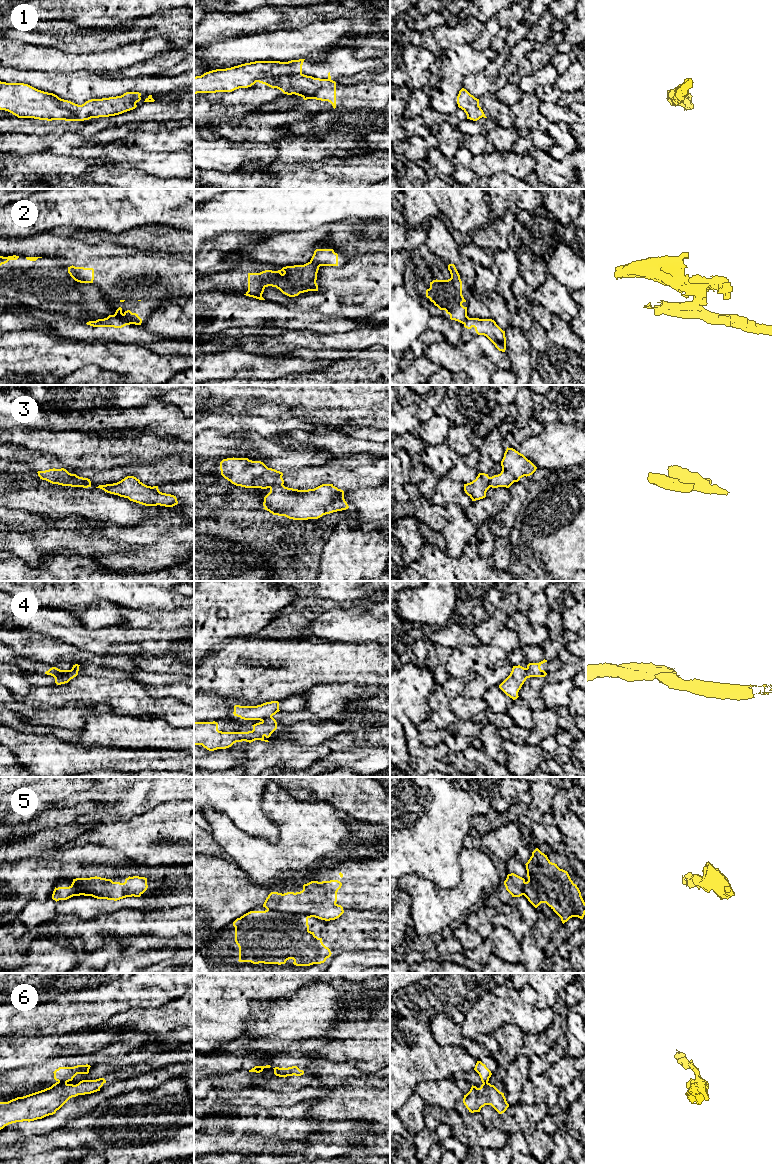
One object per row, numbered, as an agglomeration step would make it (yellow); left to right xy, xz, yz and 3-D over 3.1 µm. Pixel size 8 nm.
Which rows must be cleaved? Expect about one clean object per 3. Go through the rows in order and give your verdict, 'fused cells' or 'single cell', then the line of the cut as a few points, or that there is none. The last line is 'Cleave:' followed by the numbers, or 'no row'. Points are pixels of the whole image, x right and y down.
1: fused cells; cut xz (301, 73), (264, 77), (256, 81)
2: fused cells; cut xy (113, 315), (120, 318), (126, 324)
3: fused cells; cut xz (282, 484), (276, 484), (270, 488)
4: fused cells; cut xz (271, 716), (262, 721)
5: fused cells; cut xz (267, 908), (292, 913), (305, 913), (311, 916)
6: fused cells; cut xy (58, 1081), (66, 1083)
Cleave: 1, 2, 3, 4, 5, 6

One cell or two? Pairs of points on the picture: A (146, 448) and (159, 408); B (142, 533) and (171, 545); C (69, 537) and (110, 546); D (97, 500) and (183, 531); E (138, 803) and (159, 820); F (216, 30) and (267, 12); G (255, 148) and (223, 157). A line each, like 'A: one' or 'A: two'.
A: two
B: two
C: one
D: two
E: two
F: one
G: one

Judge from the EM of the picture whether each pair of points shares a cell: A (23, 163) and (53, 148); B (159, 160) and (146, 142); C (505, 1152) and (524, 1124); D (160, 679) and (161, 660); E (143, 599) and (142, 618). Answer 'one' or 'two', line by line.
A: two
B: two
C: two
D: two
E: two

